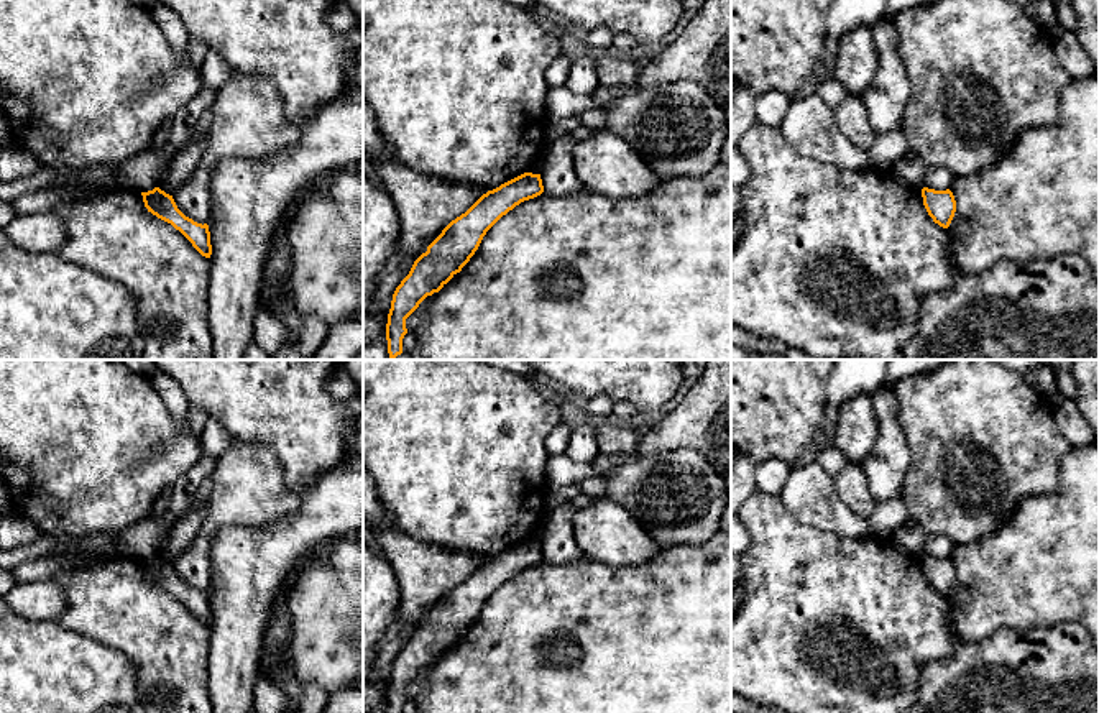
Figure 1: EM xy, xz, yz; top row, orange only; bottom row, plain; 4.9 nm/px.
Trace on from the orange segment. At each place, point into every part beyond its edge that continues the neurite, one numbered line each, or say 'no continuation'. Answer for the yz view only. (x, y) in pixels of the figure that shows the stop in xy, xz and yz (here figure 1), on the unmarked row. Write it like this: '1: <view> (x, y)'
no continuation

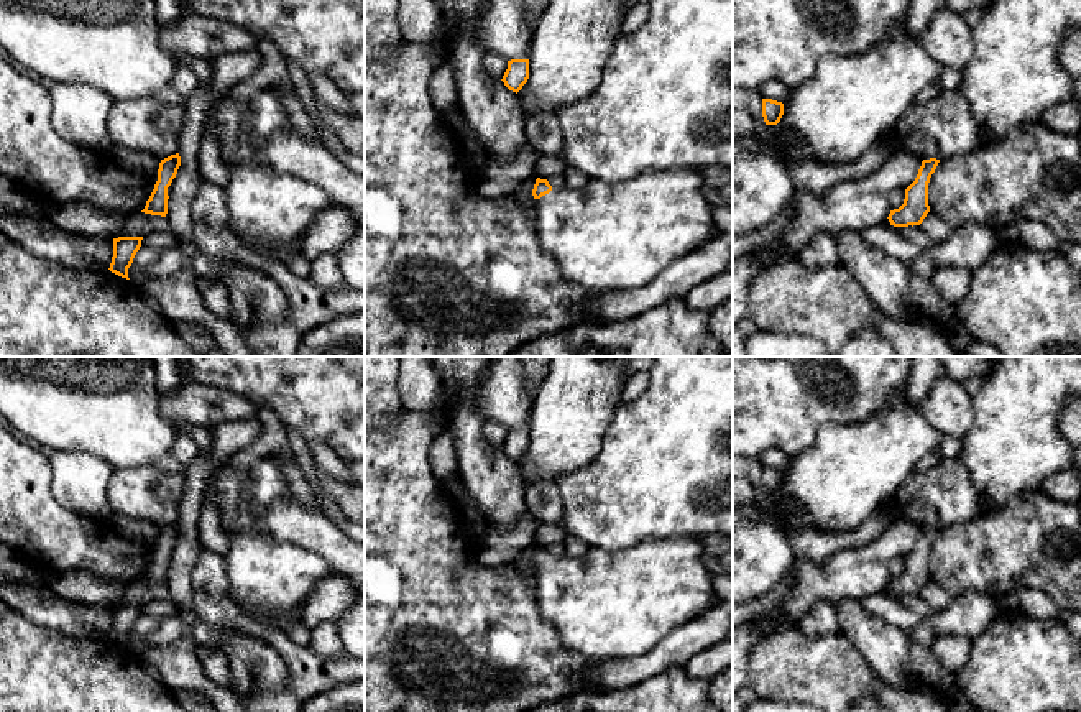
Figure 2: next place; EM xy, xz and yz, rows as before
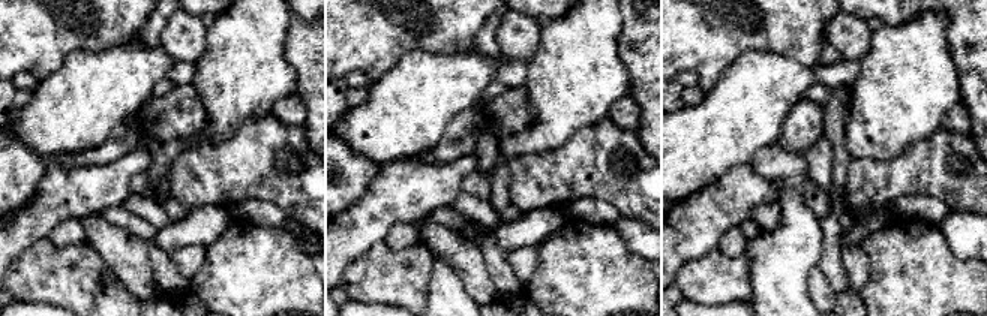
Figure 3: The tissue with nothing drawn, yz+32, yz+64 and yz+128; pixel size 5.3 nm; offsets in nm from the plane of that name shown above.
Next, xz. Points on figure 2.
1: xz (605, 605)

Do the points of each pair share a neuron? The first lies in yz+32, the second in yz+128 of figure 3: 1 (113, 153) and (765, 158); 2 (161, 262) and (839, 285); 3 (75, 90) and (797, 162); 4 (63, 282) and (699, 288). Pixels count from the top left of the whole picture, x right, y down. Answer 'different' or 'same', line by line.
1: different
2: same
3: different
4: same

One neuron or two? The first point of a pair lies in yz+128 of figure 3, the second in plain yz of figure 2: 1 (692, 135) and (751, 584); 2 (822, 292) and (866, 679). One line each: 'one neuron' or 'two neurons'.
1: two neurons
2: two neurons

